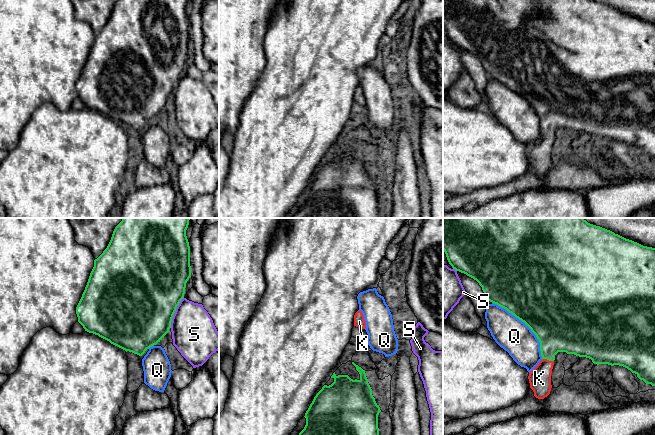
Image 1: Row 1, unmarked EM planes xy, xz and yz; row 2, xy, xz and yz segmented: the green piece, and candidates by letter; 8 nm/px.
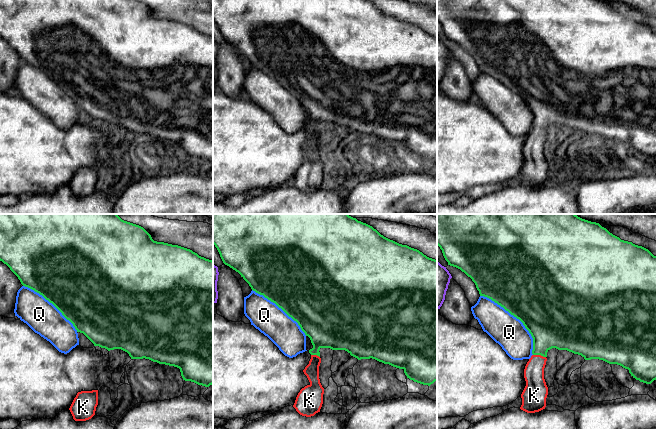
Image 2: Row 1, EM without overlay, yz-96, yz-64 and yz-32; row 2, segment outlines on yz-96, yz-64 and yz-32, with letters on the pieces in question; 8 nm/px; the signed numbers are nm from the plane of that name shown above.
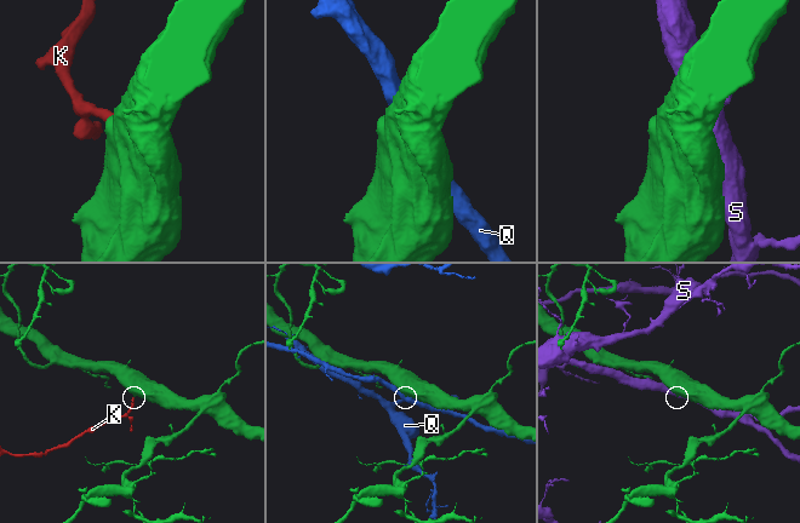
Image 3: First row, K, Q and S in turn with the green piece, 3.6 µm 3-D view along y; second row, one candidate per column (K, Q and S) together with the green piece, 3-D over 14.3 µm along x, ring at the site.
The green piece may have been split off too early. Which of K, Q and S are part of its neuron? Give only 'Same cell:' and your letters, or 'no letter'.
Same cell: K

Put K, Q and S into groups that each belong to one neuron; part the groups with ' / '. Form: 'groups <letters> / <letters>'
groups K / Q / S

